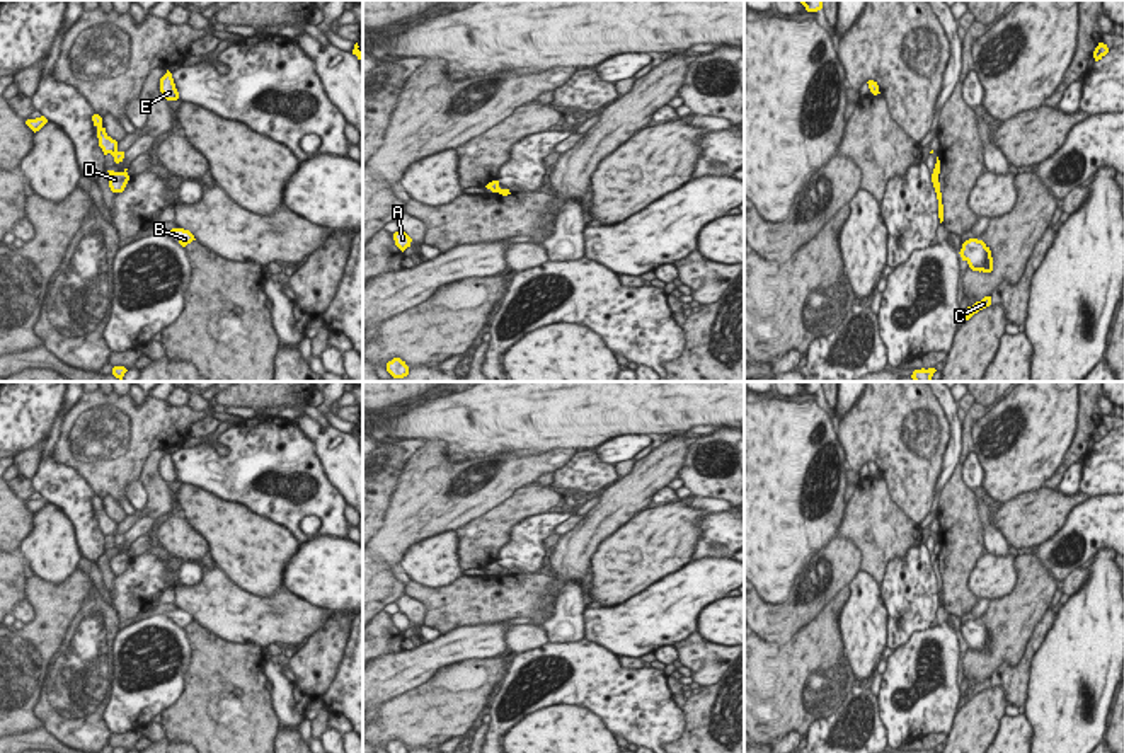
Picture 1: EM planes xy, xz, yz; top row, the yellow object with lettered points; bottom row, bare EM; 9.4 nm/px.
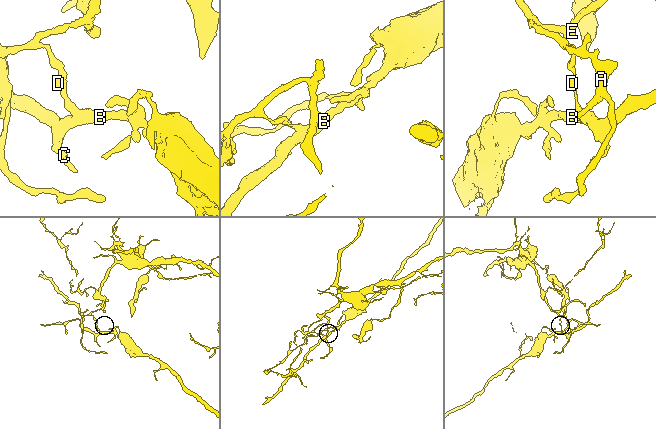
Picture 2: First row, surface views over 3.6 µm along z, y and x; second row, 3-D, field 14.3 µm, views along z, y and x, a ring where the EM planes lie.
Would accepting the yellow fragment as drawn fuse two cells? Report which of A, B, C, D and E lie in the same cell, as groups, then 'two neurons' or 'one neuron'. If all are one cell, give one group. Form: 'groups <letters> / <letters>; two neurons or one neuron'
groups A E / B C D; two neurons

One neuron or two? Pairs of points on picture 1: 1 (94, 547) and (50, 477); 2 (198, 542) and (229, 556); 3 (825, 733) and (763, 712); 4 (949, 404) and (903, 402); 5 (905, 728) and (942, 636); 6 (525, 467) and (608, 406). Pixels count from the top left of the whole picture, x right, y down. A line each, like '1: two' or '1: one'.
1: one
2: two
3: two
4: two
5: one
6: two

